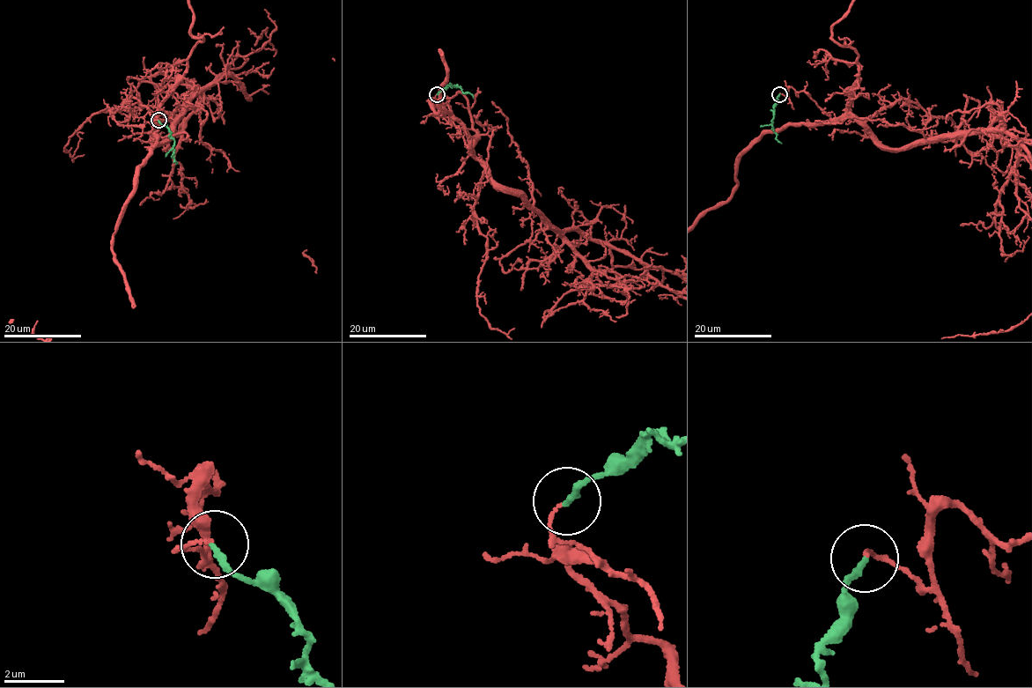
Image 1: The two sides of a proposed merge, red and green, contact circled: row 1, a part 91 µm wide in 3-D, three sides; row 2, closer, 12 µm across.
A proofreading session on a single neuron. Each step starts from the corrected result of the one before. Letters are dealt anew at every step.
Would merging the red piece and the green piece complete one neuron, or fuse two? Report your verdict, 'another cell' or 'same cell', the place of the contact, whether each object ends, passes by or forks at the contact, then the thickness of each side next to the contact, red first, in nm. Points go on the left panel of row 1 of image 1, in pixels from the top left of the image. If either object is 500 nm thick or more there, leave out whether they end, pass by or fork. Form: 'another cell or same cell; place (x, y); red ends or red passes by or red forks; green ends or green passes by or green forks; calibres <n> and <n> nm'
another cell; place (158, 120); red ends; green ends; calibres 90 and 220 nm

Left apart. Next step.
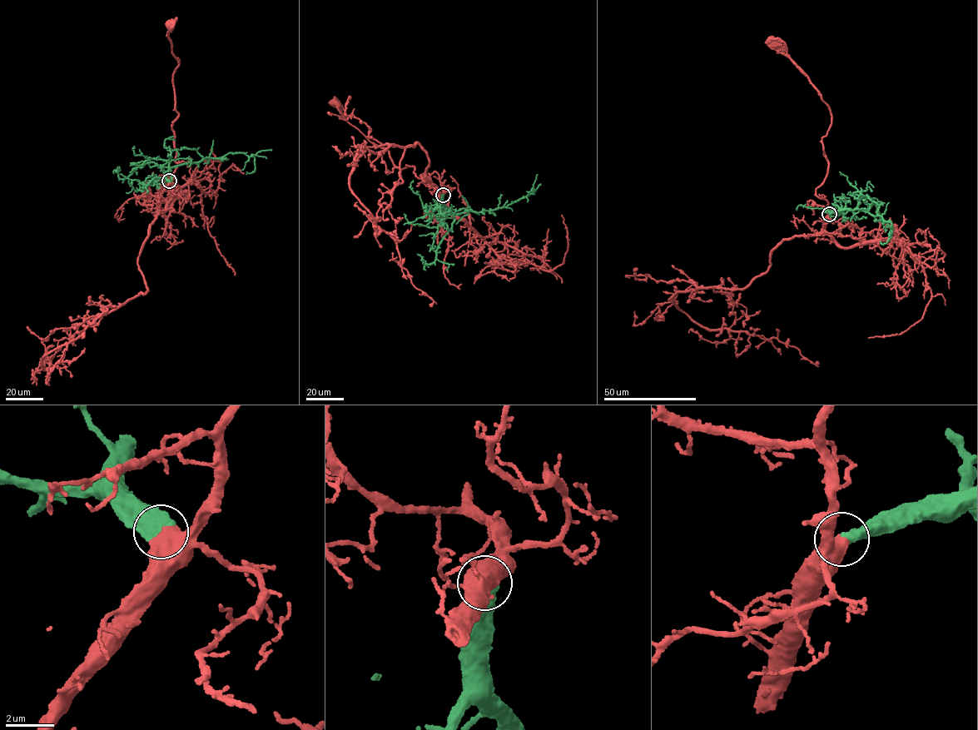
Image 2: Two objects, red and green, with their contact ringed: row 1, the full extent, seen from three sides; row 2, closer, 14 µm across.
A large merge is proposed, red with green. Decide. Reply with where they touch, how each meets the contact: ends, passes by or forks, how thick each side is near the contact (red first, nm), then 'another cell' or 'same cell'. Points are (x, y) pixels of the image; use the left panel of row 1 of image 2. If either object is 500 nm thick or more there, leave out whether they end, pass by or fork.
place (169, 181); calibres 700 and 700 nm; same cell

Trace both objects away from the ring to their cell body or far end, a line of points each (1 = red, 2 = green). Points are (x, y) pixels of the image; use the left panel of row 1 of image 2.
1: (169, 181), (181, 165), (175, 161), (171, 125), (178, 115), (173, 79), (178, 61), (166, 35), (170, 23)
2: (169, 181), (165, 177), (171, 167), (229, 153), (240, 152), (255, 157), (255, 171), (246, 172)

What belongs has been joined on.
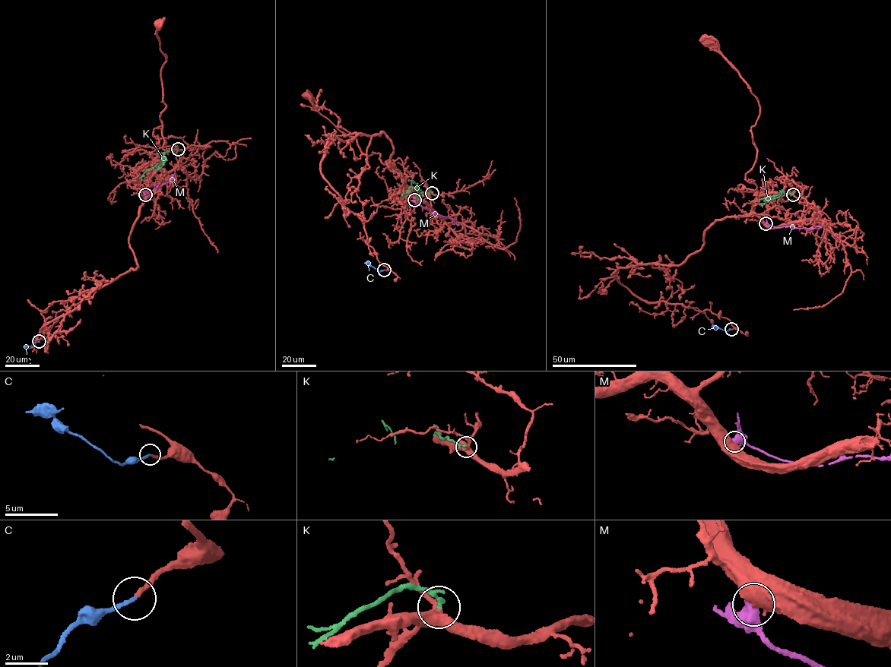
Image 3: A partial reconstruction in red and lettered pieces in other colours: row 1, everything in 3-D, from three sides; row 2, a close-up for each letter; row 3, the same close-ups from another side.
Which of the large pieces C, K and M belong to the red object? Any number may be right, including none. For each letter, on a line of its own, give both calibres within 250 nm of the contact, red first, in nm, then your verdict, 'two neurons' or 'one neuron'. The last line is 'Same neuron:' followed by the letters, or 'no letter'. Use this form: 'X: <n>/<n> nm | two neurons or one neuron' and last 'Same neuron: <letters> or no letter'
C: 200/170 nm | one neuron
K: 320/200 nm | two neurons
M: 750/650 nm | two neurons
Same neuron: C

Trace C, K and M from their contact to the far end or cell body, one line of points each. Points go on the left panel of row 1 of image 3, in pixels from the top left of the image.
C: (39, 340), (31, 346), (23, 346)
K: (178, 149), (162, 153), (163, 161), (144, 172), (141, 181)
M: (145, 194), (169, 181), (175, 172)

